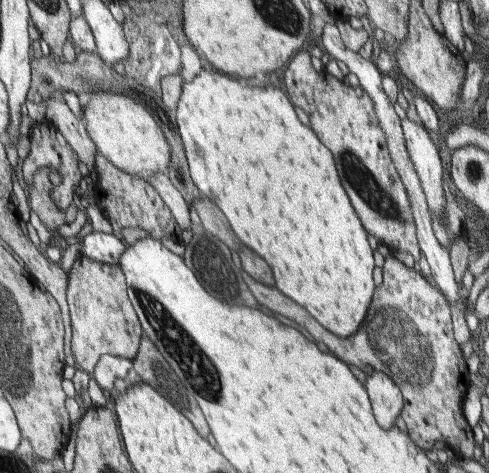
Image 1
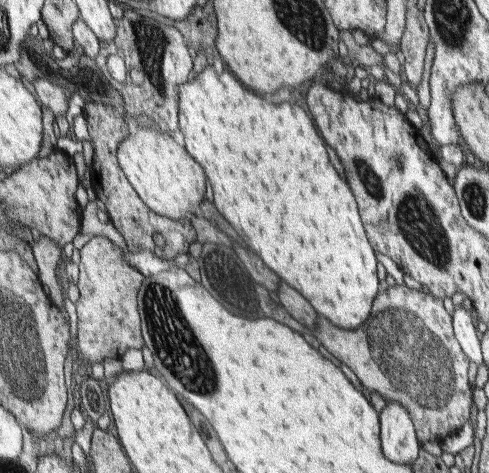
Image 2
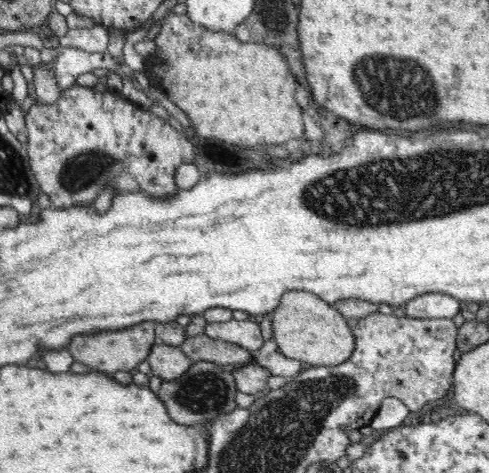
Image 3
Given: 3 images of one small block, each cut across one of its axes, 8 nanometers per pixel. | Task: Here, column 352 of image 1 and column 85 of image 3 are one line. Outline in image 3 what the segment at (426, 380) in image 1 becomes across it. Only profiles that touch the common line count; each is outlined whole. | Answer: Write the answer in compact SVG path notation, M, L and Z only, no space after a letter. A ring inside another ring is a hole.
M144 322L126 330L116 330L116 332L98 332L98 334L88 334L88 336L76 336L70 342L70 354L76 358L76 362L92 366L96 370L102 370L108 376L130 376L130 370L138 370L138 366L148 360L148 354L154 346L154 322Z

